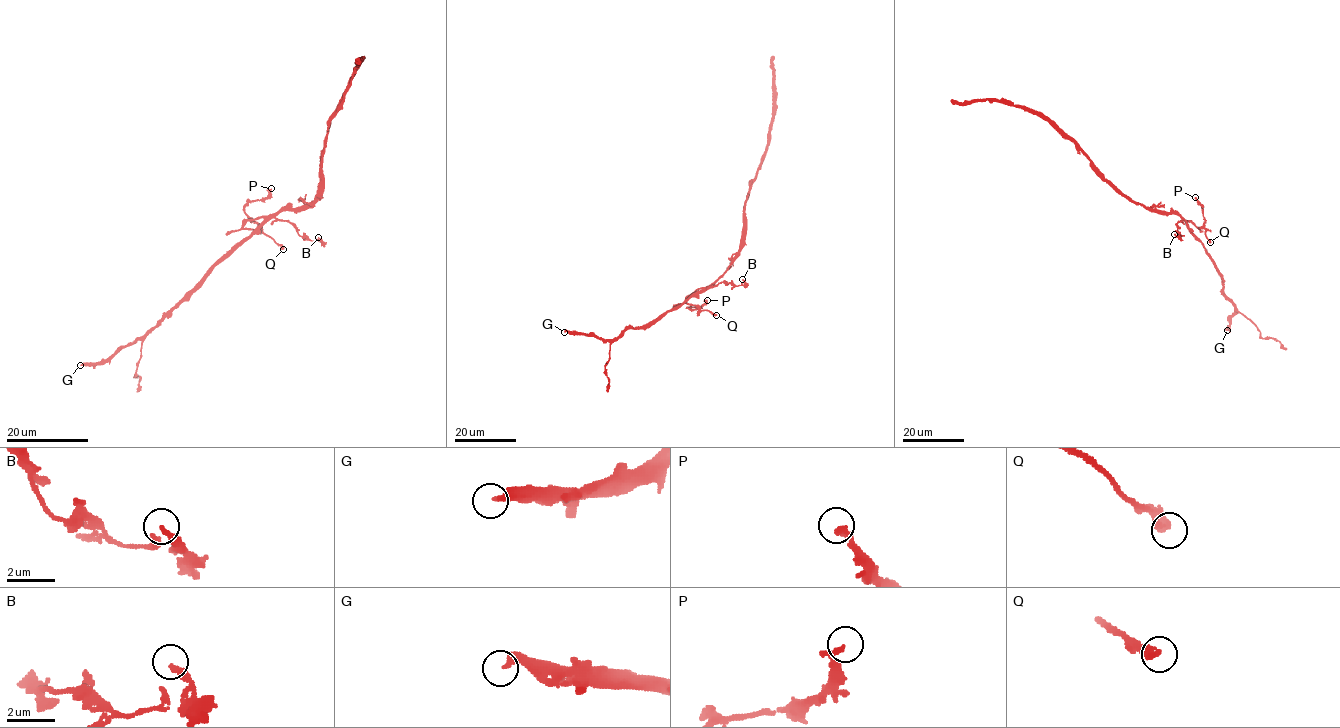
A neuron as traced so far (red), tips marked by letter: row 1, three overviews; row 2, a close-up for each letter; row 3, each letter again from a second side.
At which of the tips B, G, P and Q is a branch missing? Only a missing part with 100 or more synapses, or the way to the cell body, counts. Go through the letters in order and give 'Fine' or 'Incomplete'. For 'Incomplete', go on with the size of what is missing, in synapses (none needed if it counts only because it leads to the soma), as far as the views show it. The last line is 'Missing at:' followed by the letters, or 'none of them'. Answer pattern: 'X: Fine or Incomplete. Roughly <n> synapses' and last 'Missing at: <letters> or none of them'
B: Fine
G: Incomplete. Roughly 150 synapses
P: Fine
Q: Fine
Missing at: G

